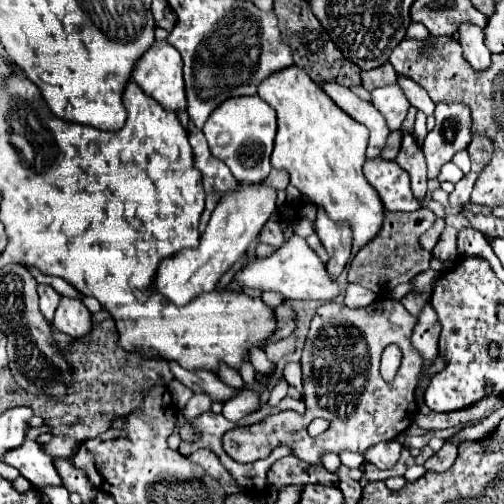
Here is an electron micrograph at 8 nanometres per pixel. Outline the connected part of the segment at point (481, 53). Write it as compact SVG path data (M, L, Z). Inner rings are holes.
M463 23L459 27L461 35L461 47L463 47L463 57L469 61L469 65L477 71L485 71L491 65L491 51L483 43L483 33L481 27Z

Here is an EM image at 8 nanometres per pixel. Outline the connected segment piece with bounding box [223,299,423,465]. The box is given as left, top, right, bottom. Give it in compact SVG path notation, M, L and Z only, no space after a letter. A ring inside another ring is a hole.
M377 299L361 309L349 309L343 303L321 305L311 321L301 357L305 413L279 411L255 425L231 429L223 435L225 453L239 463L253 463L271 455L275 447L285 445L291 447L295 457L311 465L323 465L321 461L327 453L365 453L375 443L395 439L411 425L413 415L417 413L415 385L423 371L423 359L409 341L415 321L417 317L411 317L401 301L393 299ZM391 343L399 345L403 361L393 383L385 383L379 375L379 361L383 349ZM315 417L329 421L329 429L311 437L307 425Z

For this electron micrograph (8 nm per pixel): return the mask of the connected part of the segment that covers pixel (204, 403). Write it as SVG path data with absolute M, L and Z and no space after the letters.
M193 395L193 399L189 399L189 403L183 409L183 415L187 417L187 421L191 421L209 409L211 409L211 397L209 395Z

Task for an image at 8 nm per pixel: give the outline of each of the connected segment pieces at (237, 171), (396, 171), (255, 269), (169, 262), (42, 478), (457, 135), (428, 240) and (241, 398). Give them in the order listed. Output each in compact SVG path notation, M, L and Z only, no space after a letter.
M239 97L227 99L221 103L215 113L209 115L207 127L203 127L203 135L209 143L211 155L227 163L231 173L241 183L261 183L271 171L271 151L275 139L275 109L269 107L263 99L255 97Z
M373 157L363 165L367 181L379 193L387 211L415 211L423 205L423 199L415 199L409 189L409 175L389 159Z
M293 235L271 257L255 257L255 259L247 257L247 261L235 273L233 279L235 283L239 283L239 287L275 291L275 293L281 293L285 299L333 299L339 295L339 287L333 279L329 279L325 271L325 263L305 243L305 239L297 235Z
M247 185L241 187L233 195L221 197L219 205L215 207L207 231L201 235L201 243L195 249L183 249L167 259L163 259L157 267L155 279L151 289L159 295L167 295L167 299L175 305L187 305L191 299L201 295L203 291L209 293L215 289L221 275L239 261L247 247L257 239L259 229L275 211L275 189L263 185Z
M25 439L19 447L15 447L15 451L7 451L7 455L3 455L3 461L19 469L19 473L29 479L33 487L61 485L61 477L53 467L53 459L45 455L33 439Z
M437 103L435 119L435 129L423 141L429 179L435 179L441 167L471 143L471 117L467 107L459 103Z
M437 219L437 223L435 223L427 233L423 233L423 235L421 235L421 247L423 247L423 249L427 249L427 251L433 251L433 247L437 245L437 241L439 241L439 237L441 237L443 229L445 229L443 219Z
M237 389L237 395L225 401L223 415L227 415L229 421L239 421L251 411L255 411L261 403L261 393L255 389Z

